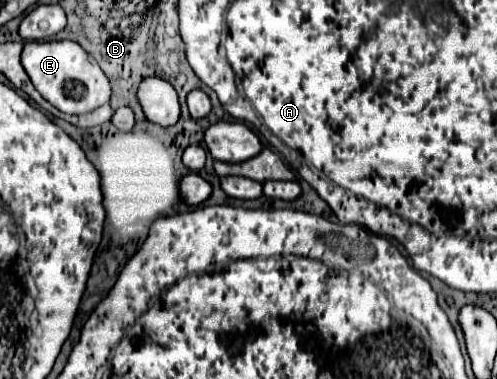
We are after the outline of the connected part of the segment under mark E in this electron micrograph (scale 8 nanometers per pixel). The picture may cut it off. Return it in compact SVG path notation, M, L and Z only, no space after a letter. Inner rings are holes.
M74 40L26 42L22 52L22 66L28 72L36 90L64 114L86 114L104 106L110 100L112 88L106 74Z

